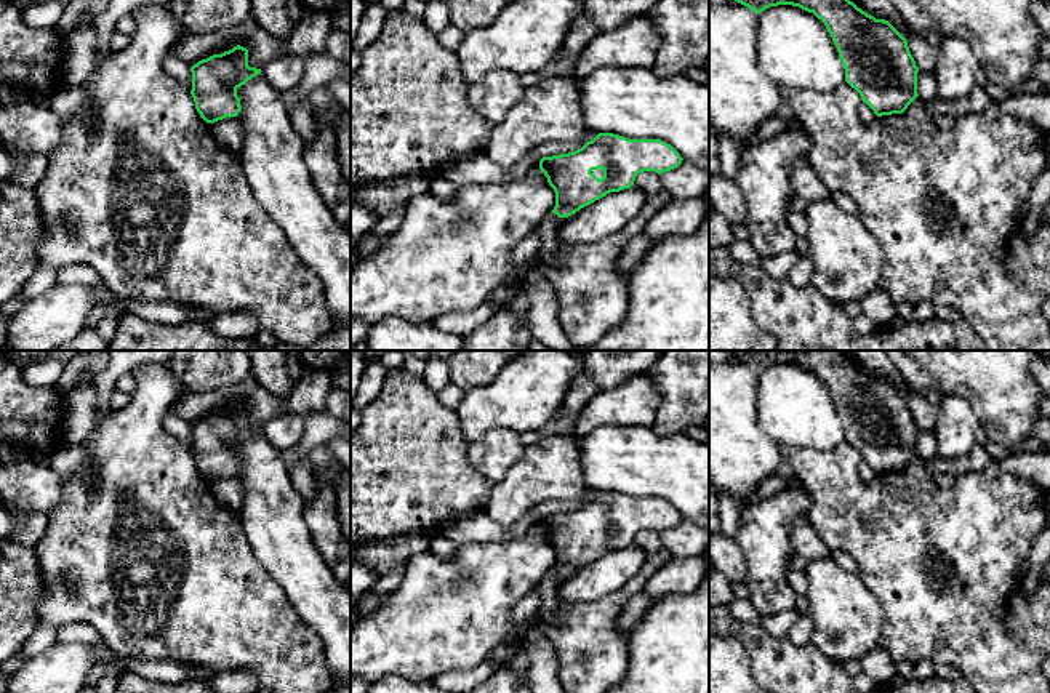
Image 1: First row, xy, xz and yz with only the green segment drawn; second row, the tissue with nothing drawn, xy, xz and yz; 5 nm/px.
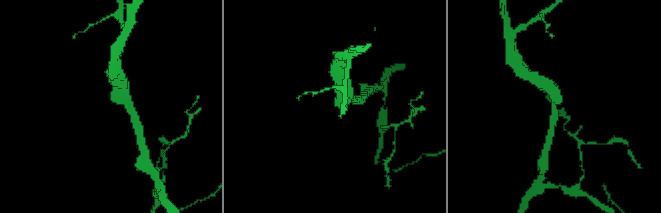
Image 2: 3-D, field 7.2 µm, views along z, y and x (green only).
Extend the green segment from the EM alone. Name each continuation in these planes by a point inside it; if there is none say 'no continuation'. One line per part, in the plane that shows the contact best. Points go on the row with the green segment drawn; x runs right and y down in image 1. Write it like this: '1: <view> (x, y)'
1: xz (548, 253)

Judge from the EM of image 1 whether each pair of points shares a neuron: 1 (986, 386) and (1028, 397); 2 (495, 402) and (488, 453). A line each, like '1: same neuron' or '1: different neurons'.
1: same neuron
2: different neurons

